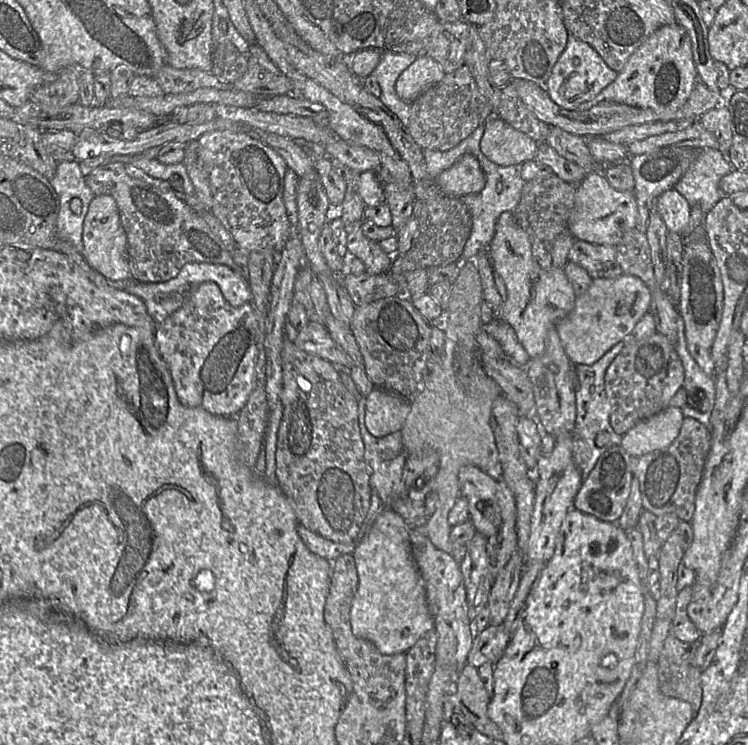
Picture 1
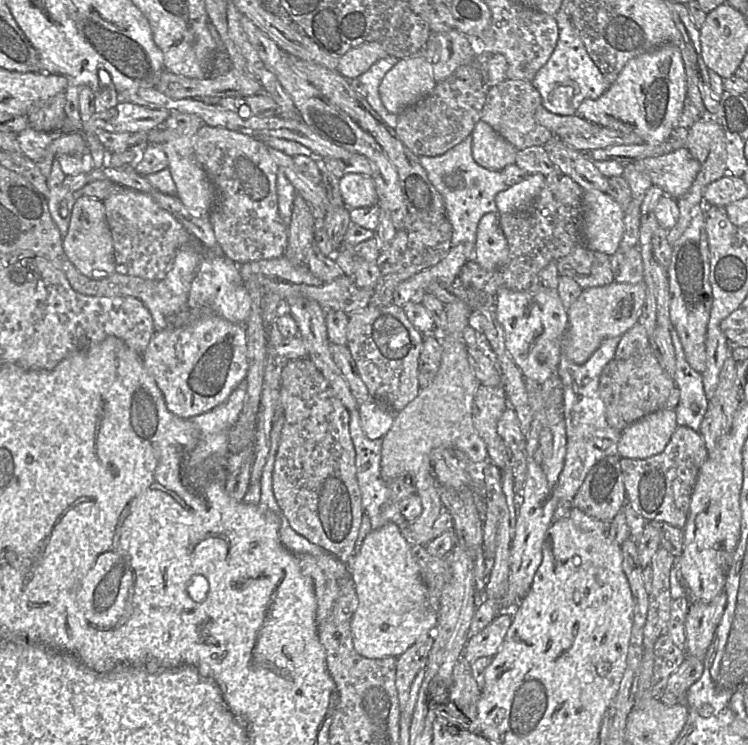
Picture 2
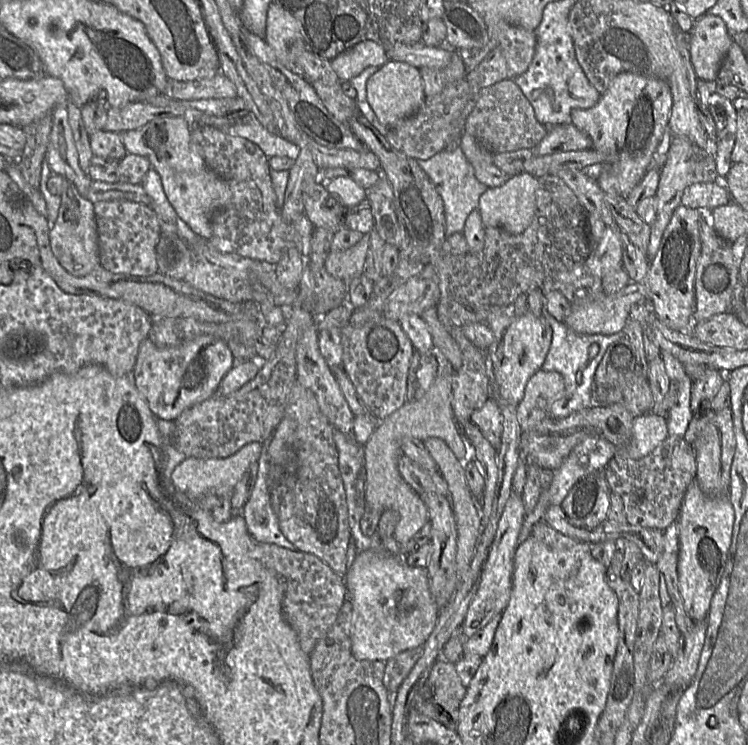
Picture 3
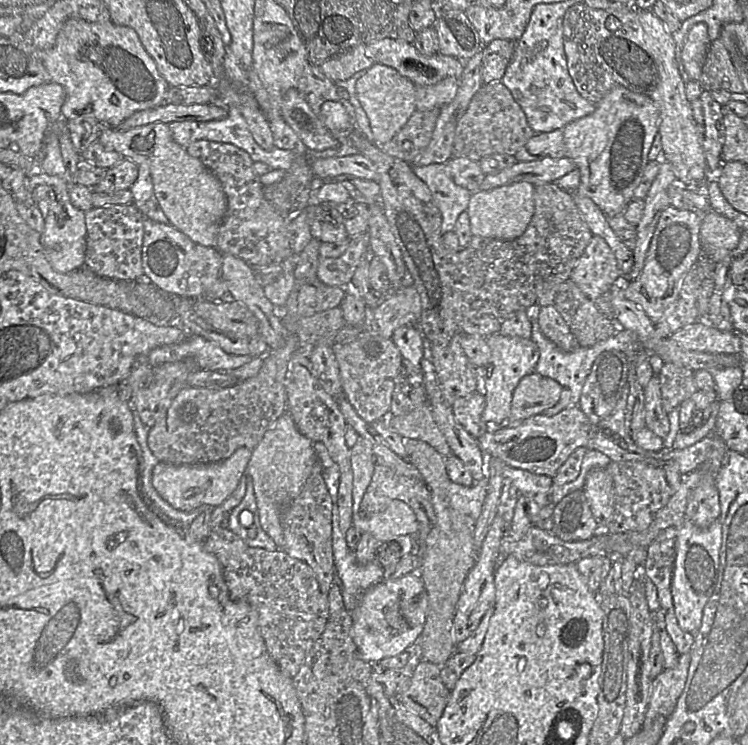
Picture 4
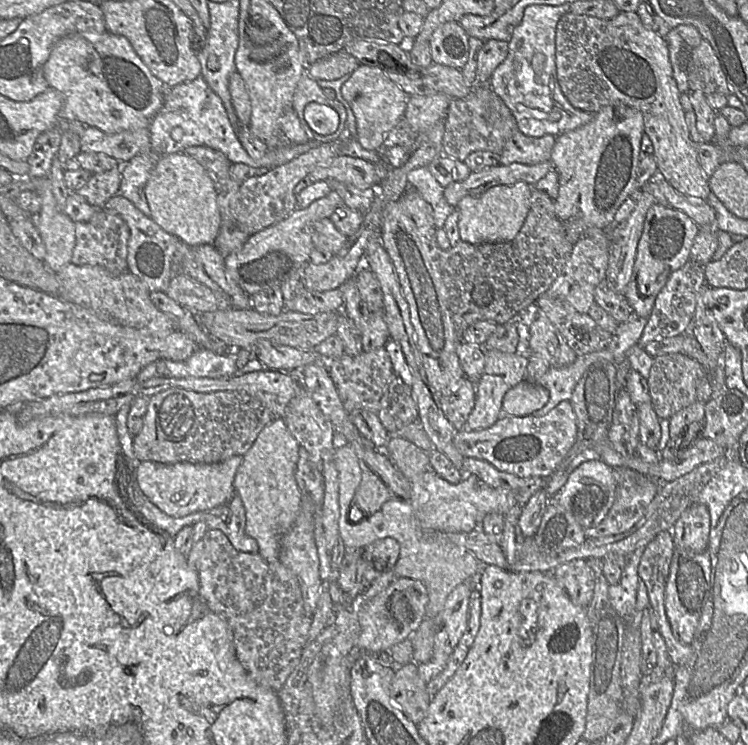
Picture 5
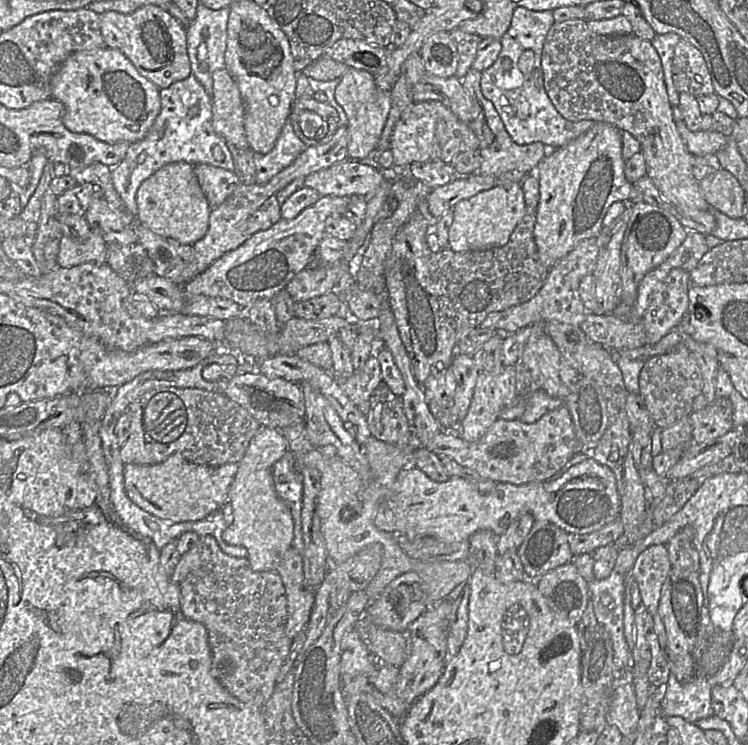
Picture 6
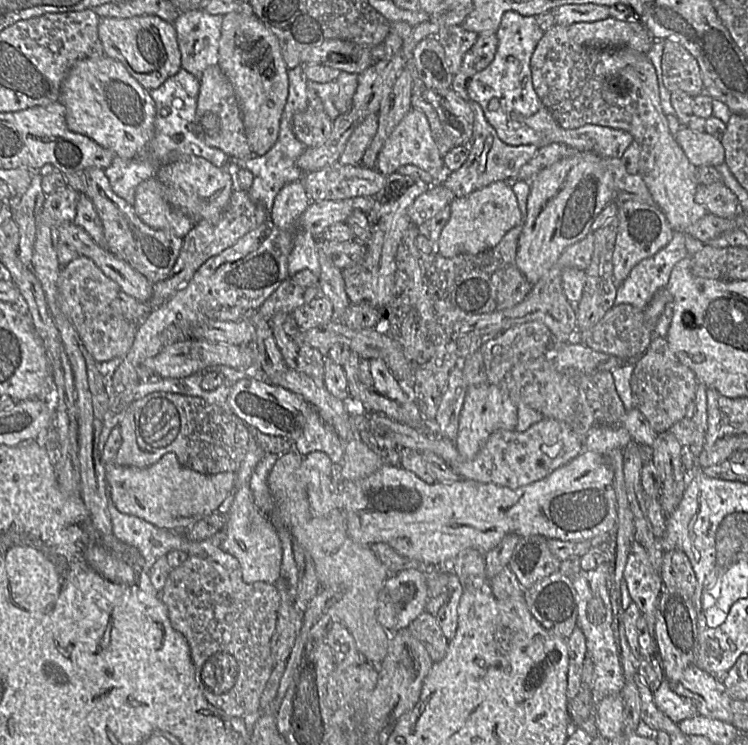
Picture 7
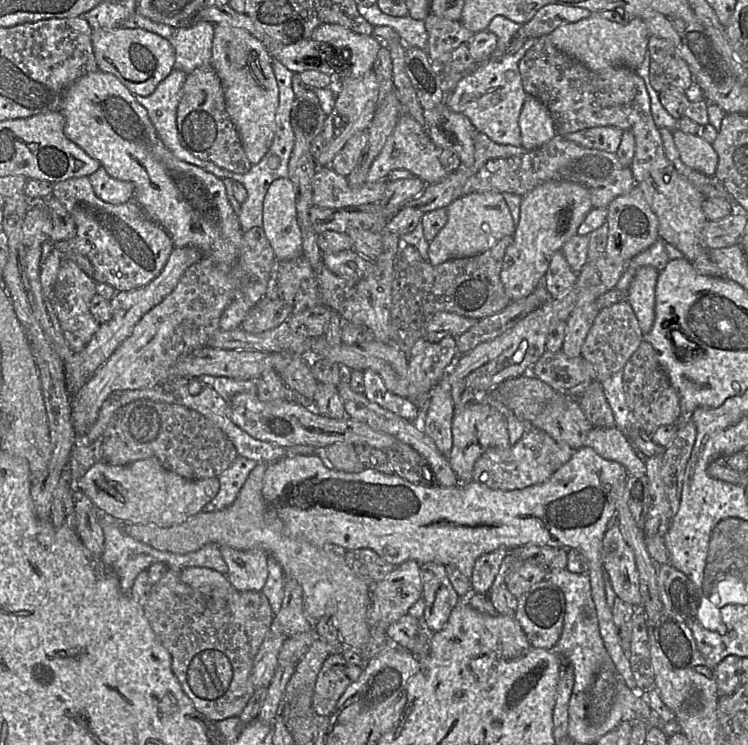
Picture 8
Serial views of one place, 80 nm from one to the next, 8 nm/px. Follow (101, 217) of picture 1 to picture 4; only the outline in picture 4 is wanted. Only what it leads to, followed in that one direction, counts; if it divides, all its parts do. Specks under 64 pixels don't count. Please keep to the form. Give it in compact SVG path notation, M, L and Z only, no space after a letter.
M46 173L30 176L31 191L35 188L35 202L45 200L49 204L48 215L41 234L41 242L47 259L59 273L74 272L84 268L86 252L85 212L75 208L69 198L69 185L60 176Z

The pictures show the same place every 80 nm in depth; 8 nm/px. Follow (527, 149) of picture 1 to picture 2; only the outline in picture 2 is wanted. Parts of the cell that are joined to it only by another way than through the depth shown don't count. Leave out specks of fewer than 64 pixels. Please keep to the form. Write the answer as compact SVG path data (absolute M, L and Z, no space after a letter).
M480 120L472 130L472 156L480 166L502 170L514 164L518 149L497 133L488 123Z

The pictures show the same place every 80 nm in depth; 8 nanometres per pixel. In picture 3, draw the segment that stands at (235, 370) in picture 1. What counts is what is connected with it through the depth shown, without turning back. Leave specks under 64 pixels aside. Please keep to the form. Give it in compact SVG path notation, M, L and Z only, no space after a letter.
M202 335L172 347L157 347L149 338L140 345L130 376L158 419L175 421L186 409L216 394L226 374L235 366L228 344Z

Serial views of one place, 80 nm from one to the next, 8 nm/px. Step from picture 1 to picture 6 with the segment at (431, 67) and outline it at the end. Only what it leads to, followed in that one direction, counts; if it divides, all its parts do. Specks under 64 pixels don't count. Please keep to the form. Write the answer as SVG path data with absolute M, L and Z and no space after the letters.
M349 68L339 80L334 98L349 122L347 158L362 160L373 154L378 147L391 108L389 92L379 89L375 82L375 76L364 70Z

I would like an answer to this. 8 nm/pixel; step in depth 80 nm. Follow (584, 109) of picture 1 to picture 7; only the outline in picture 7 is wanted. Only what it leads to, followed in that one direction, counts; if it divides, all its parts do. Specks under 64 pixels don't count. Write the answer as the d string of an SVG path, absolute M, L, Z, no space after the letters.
M578 151L542 169L531 180L527 209L516 254L516 265L531 285L539 282L567 247L581 241L590 233L594 233L591 232L594 220L609 203L615 200L613 178L602 165L601 158L594 152Z

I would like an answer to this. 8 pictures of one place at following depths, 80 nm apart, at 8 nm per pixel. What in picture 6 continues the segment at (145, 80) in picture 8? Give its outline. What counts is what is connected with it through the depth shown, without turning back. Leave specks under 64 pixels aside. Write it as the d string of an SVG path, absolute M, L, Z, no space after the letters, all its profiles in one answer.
M145 5L129 14L106 11L99 15L105 46L120 50L139 74L159 89L167 88L191 75L186 27L167 9L155 5Z

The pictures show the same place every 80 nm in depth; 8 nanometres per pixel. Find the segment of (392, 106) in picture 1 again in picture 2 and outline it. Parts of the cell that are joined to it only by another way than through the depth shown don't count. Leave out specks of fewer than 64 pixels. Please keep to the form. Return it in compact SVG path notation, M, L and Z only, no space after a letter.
M387 55L385 58L374 63L366 72L358 77L359 81L365 86L364 97L367 102L379 114L382 121L392 128L395 128L399 114L392 114L386 110L380 98L379 86L386 73L398 61L398 58Z

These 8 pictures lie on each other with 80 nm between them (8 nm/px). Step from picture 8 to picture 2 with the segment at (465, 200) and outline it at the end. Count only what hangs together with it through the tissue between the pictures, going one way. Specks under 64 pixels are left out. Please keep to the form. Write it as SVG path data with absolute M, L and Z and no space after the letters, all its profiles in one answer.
M527 173L520 182L499 192L495 197L499 215L529 210L543 186L544 179L545 176L541 173Z

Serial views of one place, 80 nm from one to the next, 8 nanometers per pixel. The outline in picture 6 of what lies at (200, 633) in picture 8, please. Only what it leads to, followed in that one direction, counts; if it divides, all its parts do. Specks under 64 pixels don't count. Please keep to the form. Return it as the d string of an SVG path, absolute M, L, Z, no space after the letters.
M205 535L180 558L169 578L180 589L180 605L184 617L203 624L207 629L211 649L209 676L218 680L239 701L263 707L274 692L276 679L294 640L285 632L287 598L277 571L255 572L247 558L227 555L214 536Z

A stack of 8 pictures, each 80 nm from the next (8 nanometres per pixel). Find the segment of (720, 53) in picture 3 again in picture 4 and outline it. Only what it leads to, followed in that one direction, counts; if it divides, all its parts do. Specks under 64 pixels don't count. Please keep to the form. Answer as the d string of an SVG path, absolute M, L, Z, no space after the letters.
M699 22L686 34L681 62L691 80L700 78L710 43L708 26L704 22Z

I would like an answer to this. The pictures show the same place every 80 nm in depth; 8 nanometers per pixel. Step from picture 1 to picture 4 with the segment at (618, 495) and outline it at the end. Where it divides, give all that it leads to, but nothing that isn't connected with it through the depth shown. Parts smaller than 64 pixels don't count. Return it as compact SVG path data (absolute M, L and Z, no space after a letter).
M579 488L555 505L551 532L564 541L587 540L599 527L590 500Z

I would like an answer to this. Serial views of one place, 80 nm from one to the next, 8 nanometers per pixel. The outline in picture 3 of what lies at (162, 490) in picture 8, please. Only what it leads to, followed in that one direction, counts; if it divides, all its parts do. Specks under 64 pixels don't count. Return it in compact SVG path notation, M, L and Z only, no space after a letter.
M251 442L225 458L186 458L172 471L171 484L188 498L205 495L222 497L231 492L254 461L260 459L262 447L260 442Z

